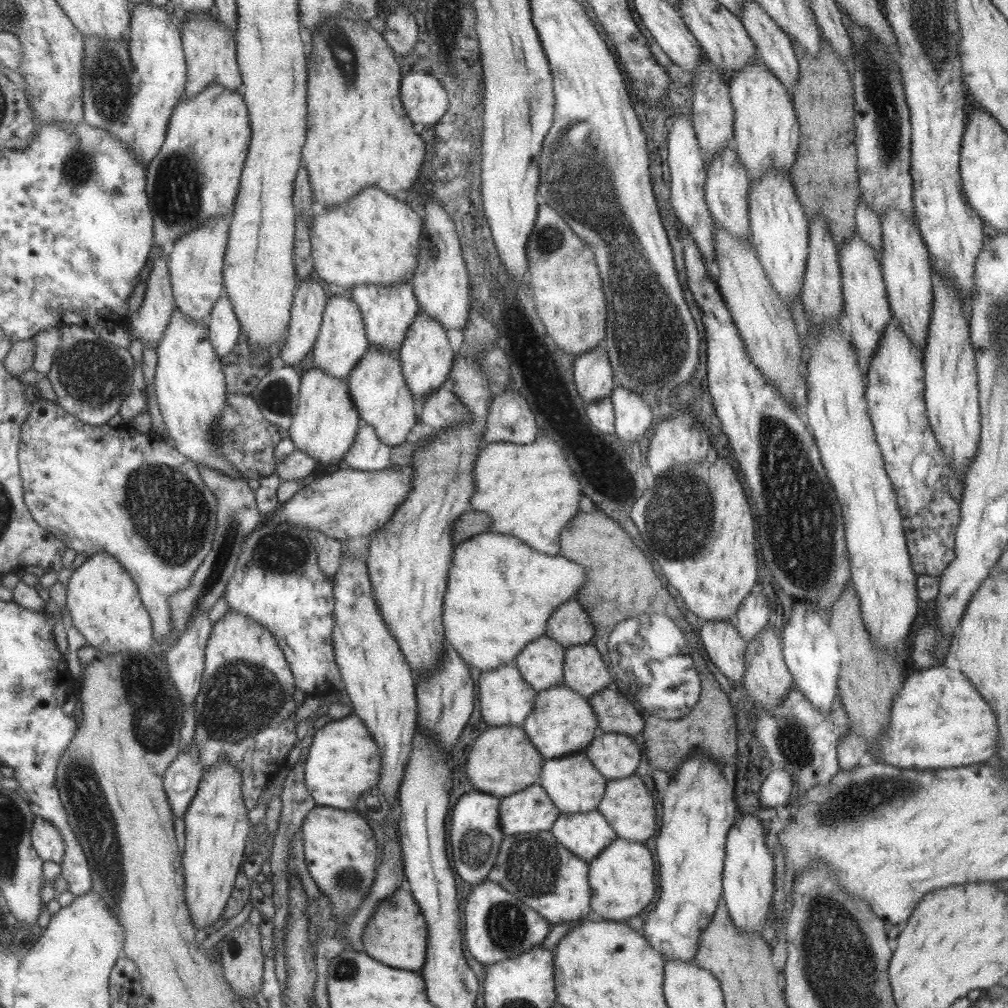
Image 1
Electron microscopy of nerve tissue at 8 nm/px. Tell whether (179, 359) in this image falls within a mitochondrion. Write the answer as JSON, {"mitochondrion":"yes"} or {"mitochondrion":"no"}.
{"mitochondrion":"no"}

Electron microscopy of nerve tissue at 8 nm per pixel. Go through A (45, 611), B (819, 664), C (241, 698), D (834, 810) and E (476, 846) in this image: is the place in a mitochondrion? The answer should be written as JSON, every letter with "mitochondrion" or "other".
{"A":"other","B":"other","C":"mitochondrion","D":"mitochondrion","E":"mitochondrion"}

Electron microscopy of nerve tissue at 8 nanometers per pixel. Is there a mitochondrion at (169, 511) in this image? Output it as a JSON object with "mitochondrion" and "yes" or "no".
{"mitochondrion":"yes"}

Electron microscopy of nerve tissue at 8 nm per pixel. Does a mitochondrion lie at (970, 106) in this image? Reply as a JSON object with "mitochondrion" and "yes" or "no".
{"mitochondrion":"no"}

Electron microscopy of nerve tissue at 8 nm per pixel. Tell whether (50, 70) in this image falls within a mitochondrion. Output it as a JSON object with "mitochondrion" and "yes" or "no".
{"mitochondrion":"no"}

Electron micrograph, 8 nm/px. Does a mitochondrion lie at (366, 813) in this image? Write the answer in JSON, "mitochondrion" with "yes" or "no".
{"mitochondrion":"no"}

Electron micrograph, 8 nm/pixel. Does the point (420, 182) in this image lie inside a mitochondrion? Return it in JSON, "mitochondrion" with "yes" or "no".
{"mitochondrion":"no"}

